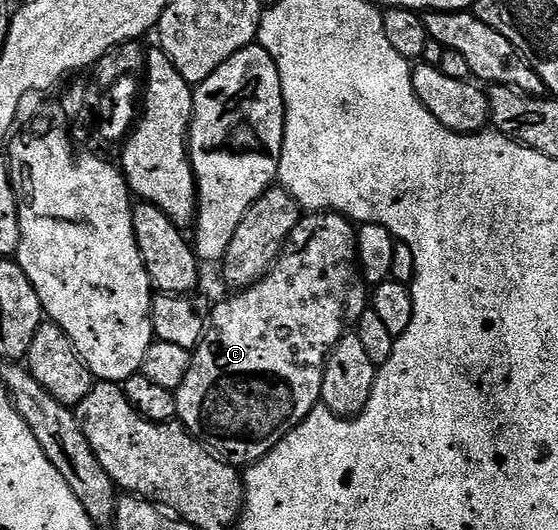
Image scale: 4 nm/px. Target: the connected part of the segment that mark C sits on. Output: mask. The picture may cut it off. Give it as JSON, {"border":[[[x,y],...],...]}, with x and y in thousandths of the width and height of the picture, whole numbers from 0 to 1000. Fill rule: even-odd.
{"border":[[[552,402],[539,408],[527,436],[509,457],[502,487],[487,500],[486,511],[444,545],[432,545],[421,557],[409,557],[416,560],[405,562],[403,568],[378,577],[373,617],[366,625],[366,642],[342,660],[341,700],[333,700],[333,715],[326,715],[326,730],[319,730],[312,740],[321,800],[328,802],[344,823],[364,832],[394,868],[425,881],[443,881],[470,868],[518,813],[534,806],[534,798],[541,798],[541,791],[548,791],[548,783],[556,783],[559,772],[575,762],[573,740],[577,738],[581,692],[588,685],[588,672],[595,666],[595,657],[627,626],[640,602],[663,575],[663,545],[638,491],[638,436],[640,426],[622,409],[615,409],[611,402]]]}

